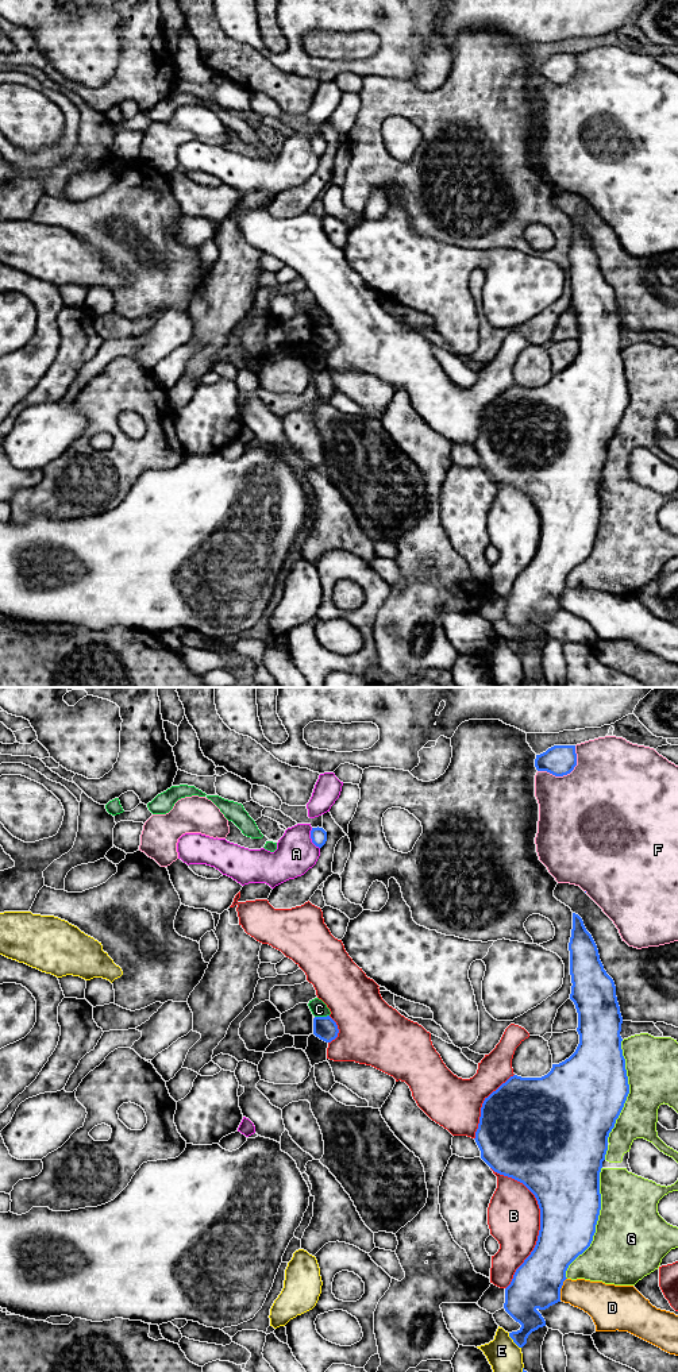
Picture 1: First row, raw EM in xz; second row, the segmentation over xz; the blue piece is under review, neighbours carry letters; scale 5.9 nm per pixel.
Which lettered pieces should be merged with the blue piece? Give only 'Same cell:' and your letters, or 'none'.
Same cell: none

